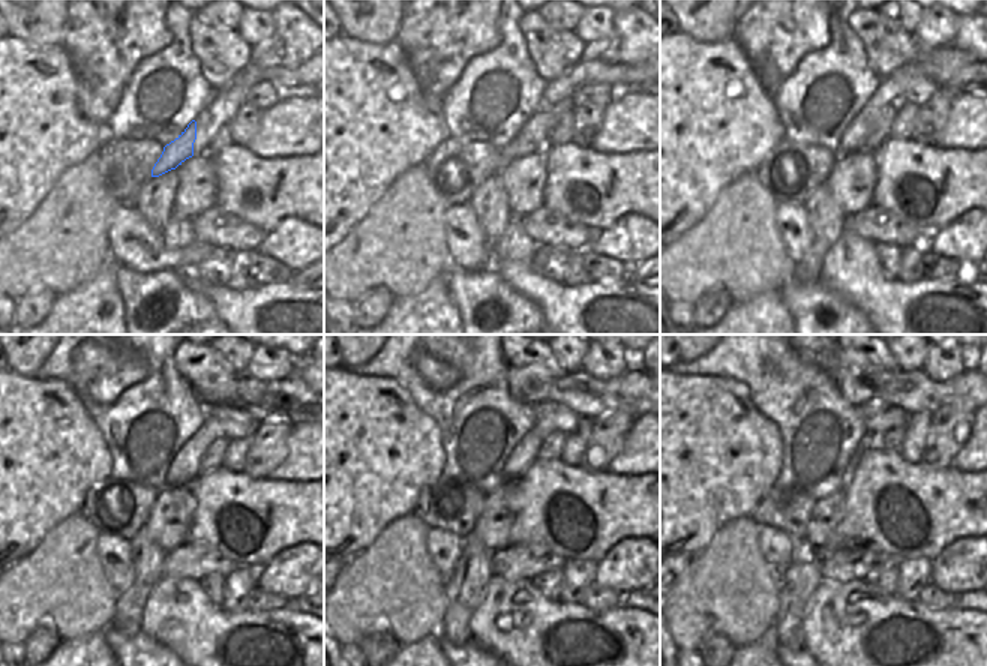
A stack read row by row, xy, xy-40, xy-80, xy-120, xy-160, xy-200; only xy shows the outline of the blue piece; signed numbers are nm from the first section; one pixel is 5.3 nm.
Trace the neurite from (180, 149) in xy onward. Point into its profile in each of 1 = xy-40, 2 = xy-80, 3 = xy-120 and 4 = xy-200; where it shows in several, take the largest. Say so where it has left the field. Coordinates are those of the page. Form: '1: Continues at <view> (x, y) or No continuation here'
1: Continues at xy-40 (534, 135)
2: Continues at xy-80 (879, 132)
3: Continues at xy-120 (213, 458)
4: Continues at xy-200 (891, 440).

